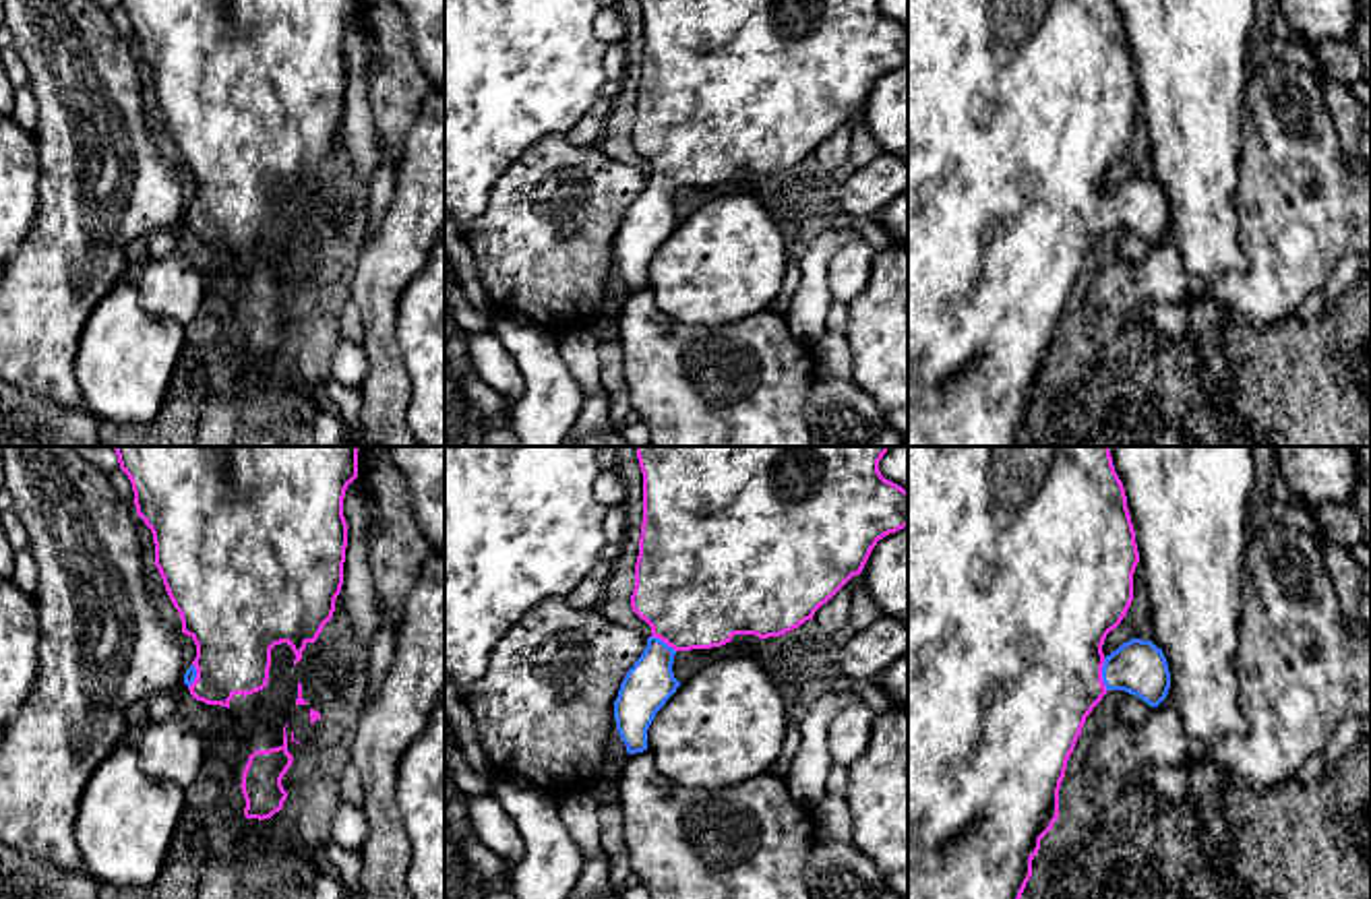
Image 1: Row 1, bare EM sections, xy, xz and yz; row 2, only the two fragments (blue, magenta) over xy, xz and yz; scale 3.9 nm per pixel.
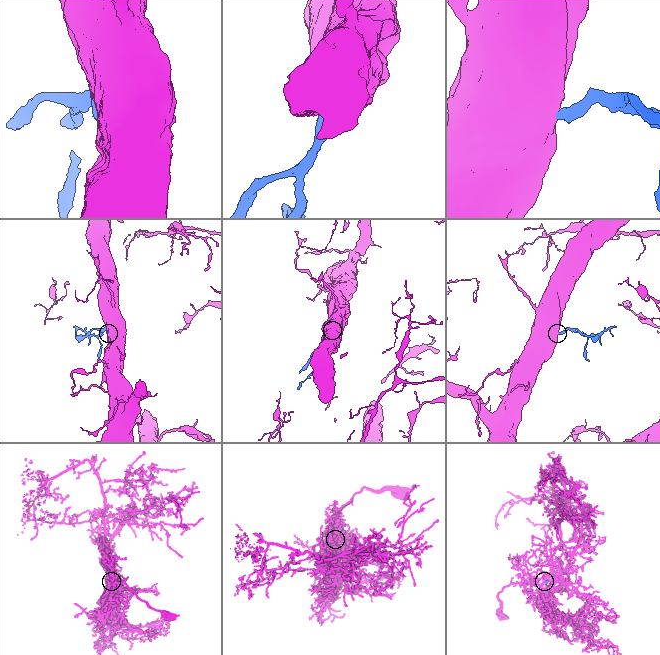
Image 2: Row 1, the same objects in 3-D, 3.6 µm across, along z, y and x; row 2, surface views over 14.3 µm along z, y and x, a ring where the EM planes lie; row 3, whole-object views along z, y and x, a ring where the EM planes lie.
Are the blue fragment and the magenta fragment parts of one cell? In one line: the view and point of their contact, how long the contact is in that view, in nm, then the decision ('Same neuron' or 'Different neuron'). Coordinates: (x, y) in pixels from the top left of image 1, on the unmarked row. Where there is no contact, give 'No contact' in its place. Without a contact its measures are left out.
Touches blue at yz (1103, 211). Shared border 140 nm. Same neuron

